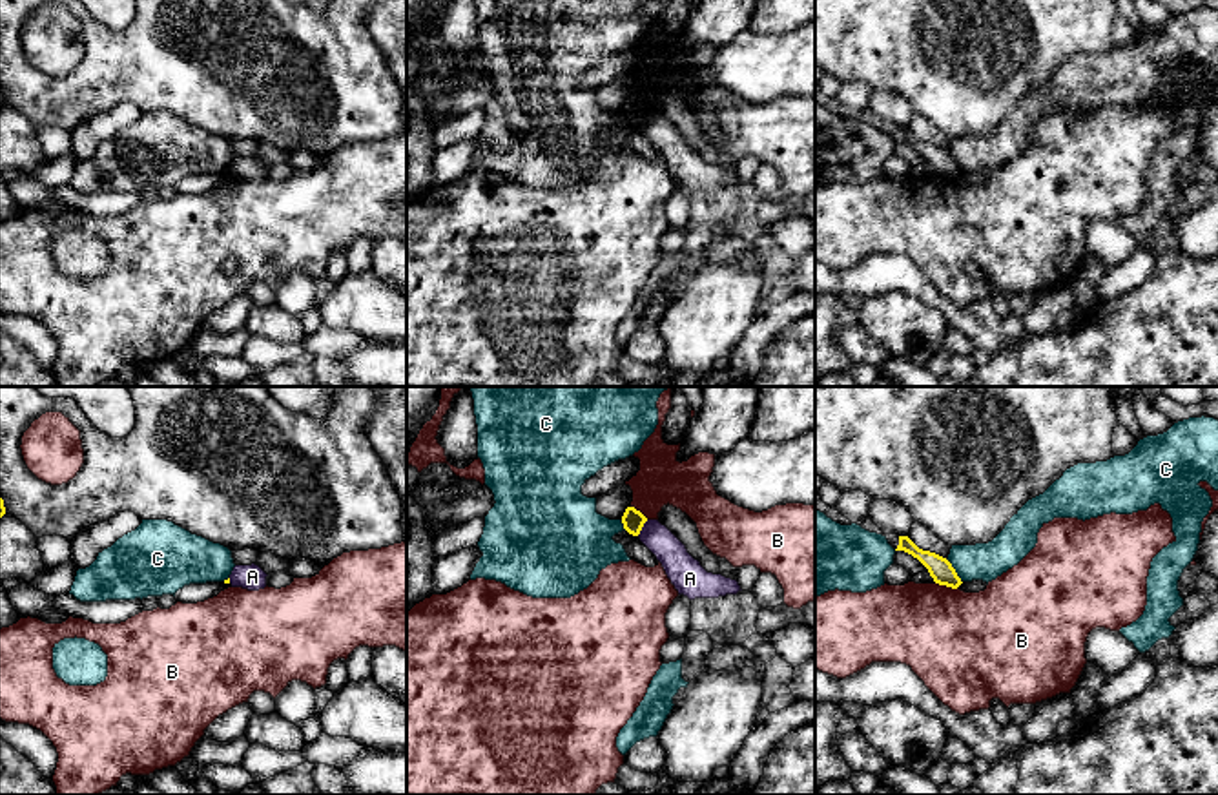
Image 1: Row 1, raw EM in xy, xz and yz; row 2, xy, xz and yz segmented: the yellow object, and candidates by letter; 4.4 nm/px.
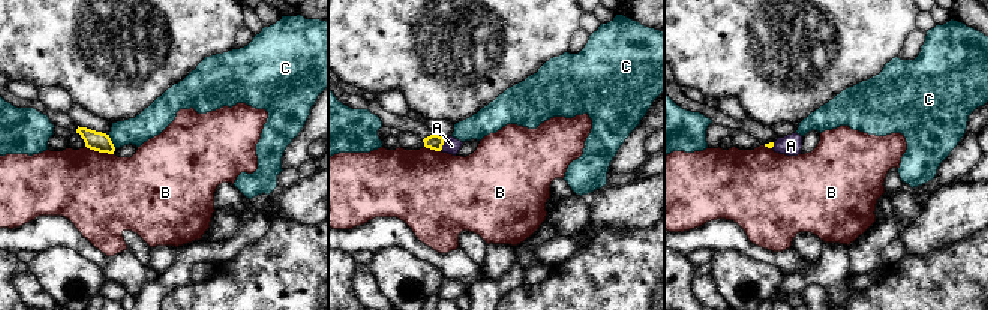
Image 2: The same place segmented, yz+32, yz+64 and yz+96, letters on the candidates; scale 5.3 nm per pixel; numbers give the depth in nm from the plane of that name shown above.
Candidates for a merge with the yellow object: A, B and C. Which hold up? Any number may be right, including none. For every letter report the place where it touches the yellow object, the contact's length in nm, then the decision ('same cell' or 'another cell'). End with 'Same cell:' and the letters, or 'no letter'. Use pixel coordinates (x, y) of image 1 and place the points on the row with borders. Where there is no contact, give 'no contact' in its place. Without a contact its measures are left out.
A: xz (642, 526) | 90 nm | another cell
B: yz (947, 586) | 110 nm | another cell
C: yz (954, 571) | 130 nm | another cell
Same cell: no letter

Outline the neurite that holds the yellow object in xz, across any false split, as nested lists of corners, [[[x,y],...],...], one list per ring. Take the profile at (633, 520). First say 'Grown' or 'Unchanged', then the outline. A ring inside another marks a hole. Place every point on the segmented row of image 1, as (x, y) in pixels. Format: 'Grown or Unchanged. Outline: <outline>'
Unchanged. Outline: [[[627,507],[622,516],[624,529],[633,536],[640,534],[645,521],[647,521],[647,518],[635,507]]]

